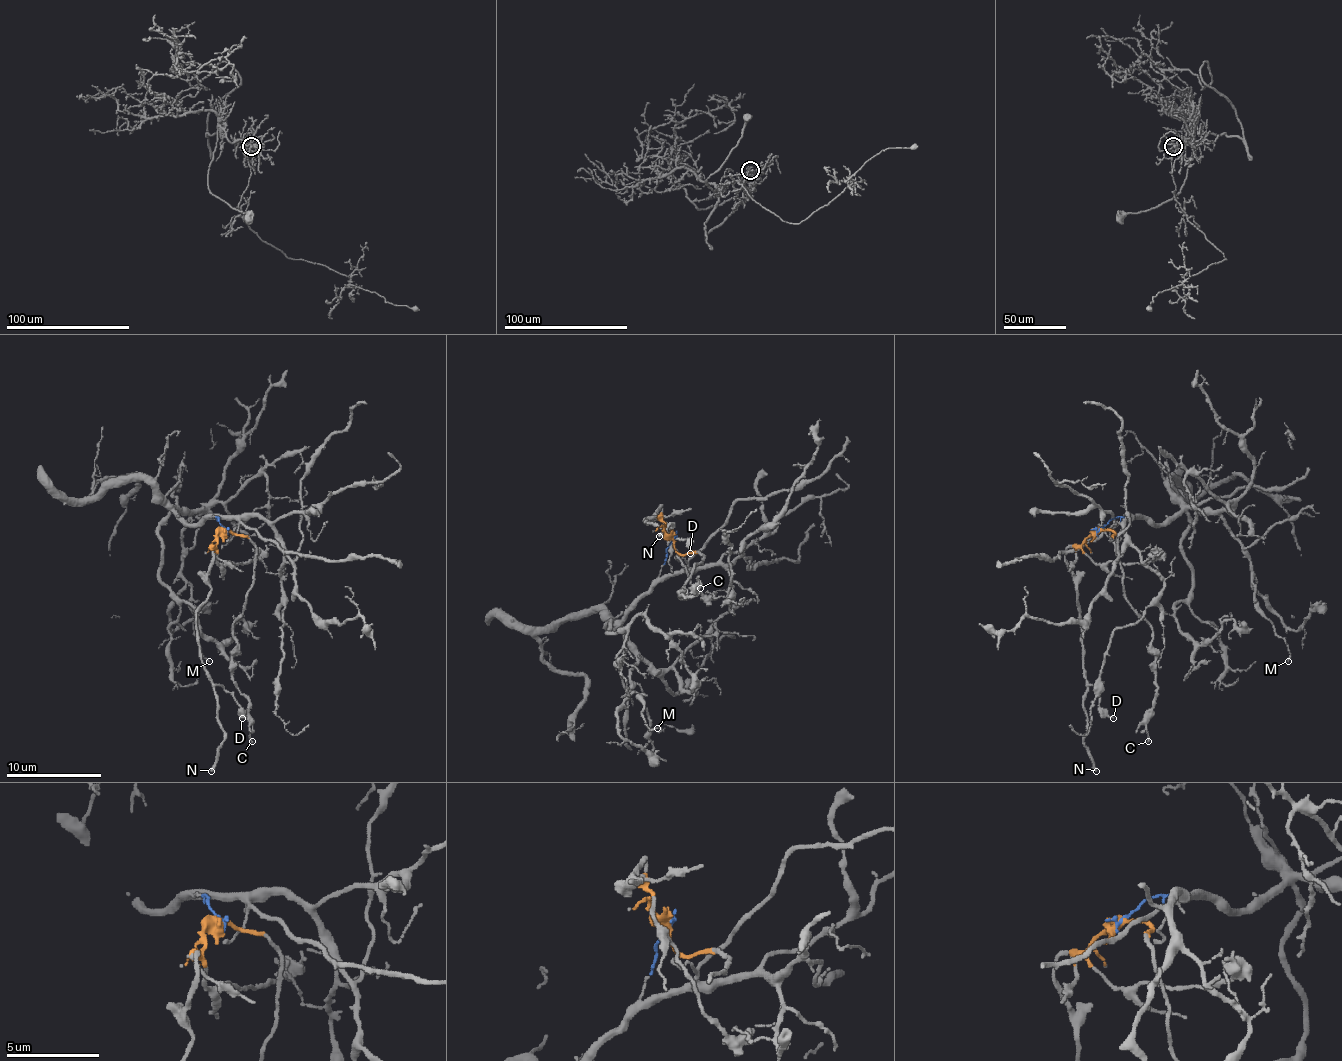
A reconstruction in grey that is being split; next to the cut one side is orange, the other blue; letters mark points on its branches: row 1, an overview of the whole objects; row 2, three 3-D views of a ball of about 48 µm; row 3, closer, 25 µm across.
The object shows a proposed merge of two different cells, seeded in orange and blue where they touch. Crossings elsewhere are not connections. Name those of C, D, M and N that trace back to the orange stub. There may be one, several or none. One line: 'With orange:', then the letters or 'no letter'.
With orange: C, D, N

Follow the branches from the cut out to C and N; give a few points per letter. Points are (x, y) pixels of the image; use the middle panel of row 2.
C: (675, 537), (675, 549), (679, 554), (703, 556), (703, 561), (696, 563), (679, 594), (696, 594), (701, 587)
N: (675, 537), (665, 530), (660, 504), (658, 516), (644, 520), (665, 523), (665, 528), (672, 523), (658, 537)

